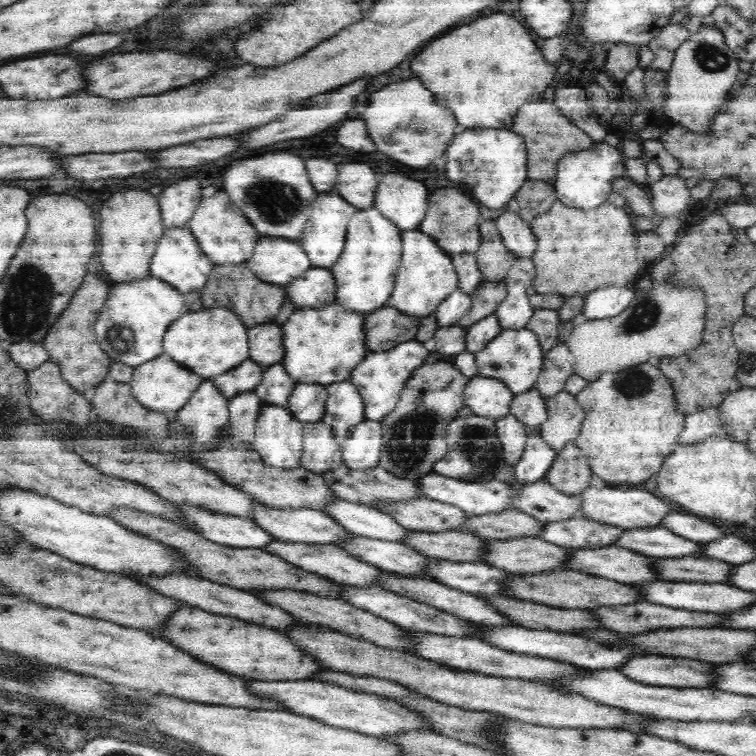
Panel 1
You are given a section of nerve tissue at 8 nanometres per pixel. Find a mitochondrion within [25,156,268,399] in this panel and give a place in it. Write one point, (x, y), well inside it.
(119, 337)

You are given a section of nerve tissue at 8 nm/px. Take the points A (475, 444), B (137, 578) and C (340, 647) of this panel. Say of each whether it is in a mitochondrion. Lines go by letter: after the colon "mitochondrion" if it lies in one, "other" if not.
A: mitochondrion
B: other
C: mitochondrion

